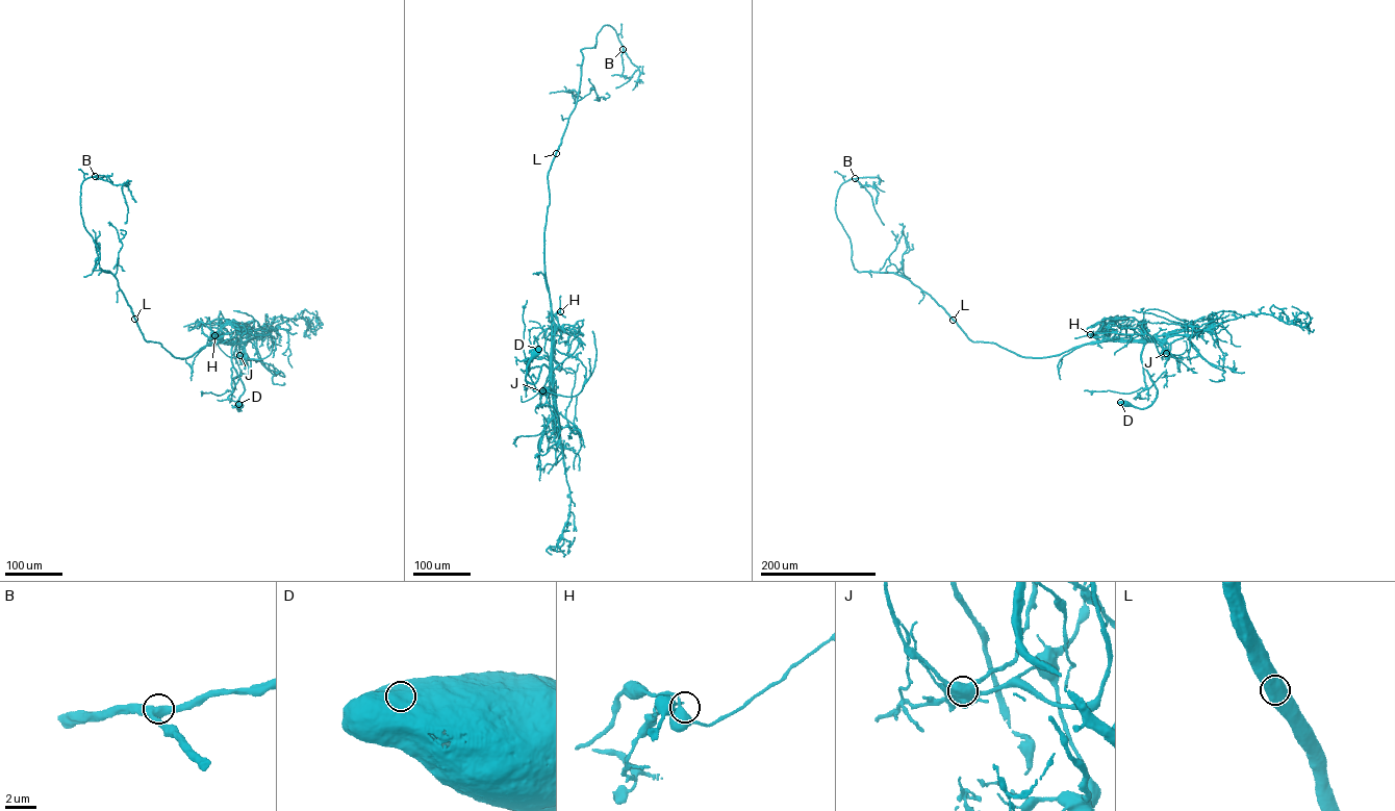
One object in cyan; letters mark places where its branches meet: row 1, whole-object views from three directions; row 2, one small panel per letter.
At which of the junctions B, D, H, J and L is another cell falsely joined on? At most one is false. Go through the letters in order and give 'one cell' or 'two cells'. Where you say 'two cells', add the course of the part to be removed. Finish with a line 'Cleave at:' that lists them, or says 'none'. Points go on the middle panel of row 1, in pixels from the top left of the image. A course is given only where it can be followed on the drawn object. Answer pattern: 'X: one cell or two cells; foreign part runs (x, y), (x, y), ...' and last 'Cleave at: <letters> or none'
B: one cell
D: one cell
H: one cell
J: two cells; foreign part runs (542, 390), (551, 389), (554, 396), (555, 422), (571, 498), (562, 534), (569, 541), (569, 551)
L: one cell
Cleave at: J

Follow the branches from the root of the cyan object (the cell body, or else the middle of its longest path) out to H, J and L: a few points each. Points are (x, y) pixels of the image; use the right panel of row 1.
H: (1127, 404), (1144, 408), (1157, 397), (1157, 389), (1141, 360), (1143, 344), (1097, 340), (1090, 334)
J: (1127, 404), (1144, 408), (1157, 397), (1157, 389), (1141, 360), (1142, 347), (1147, 341), (1157, 341), (1166, 353)
L: (1127, 404), (1144, 408), (1157, 397), (1142, 343), (1090, 341), (1023, 357), (972, 341), (953, 320)

